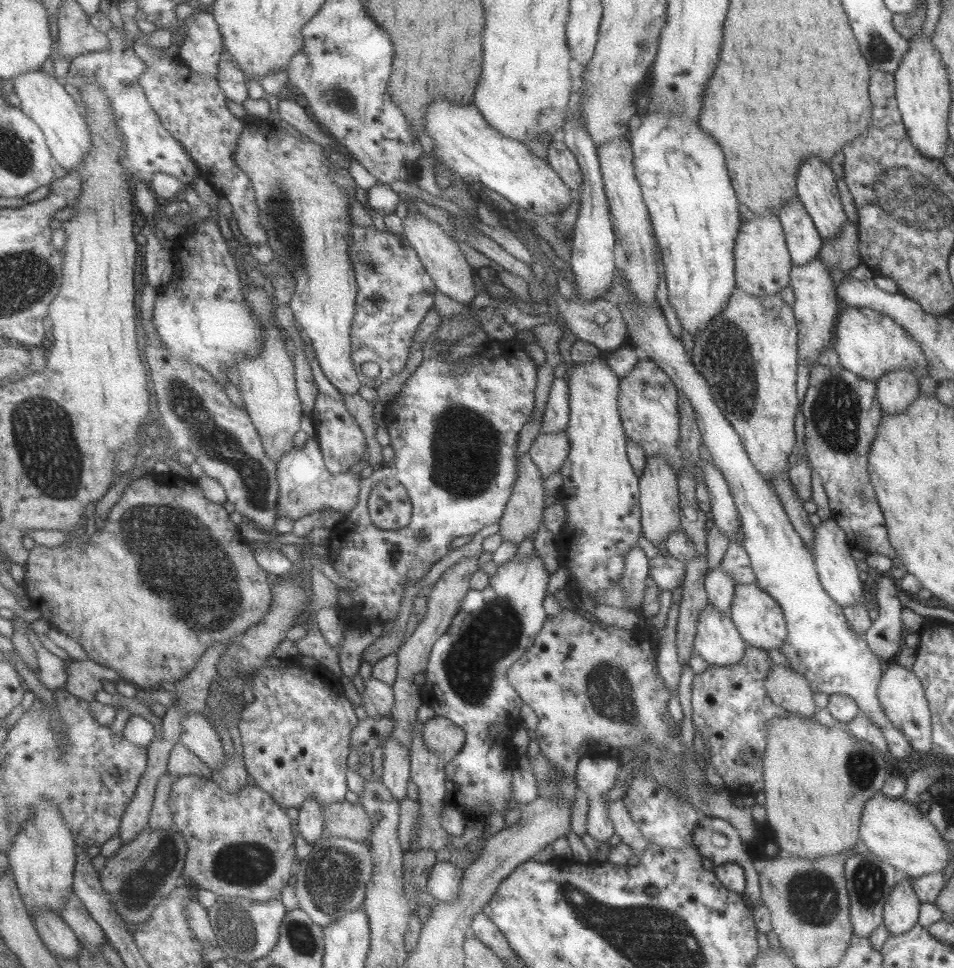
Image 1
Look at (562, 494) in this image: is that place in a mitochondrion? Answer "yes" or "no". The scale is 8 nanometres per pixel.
no

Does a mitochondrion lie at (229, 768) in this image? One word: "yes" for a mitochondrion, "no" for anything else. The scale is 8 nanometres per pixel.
no

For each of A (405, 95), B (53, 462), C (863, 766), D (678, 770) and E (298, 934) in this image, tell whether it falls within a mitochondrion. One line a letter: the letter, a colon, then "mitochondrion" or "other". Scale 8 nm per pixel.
A: other
B: mitochondrion
C: mitochondrion
D: mitochondrion
E: mitochondrion

